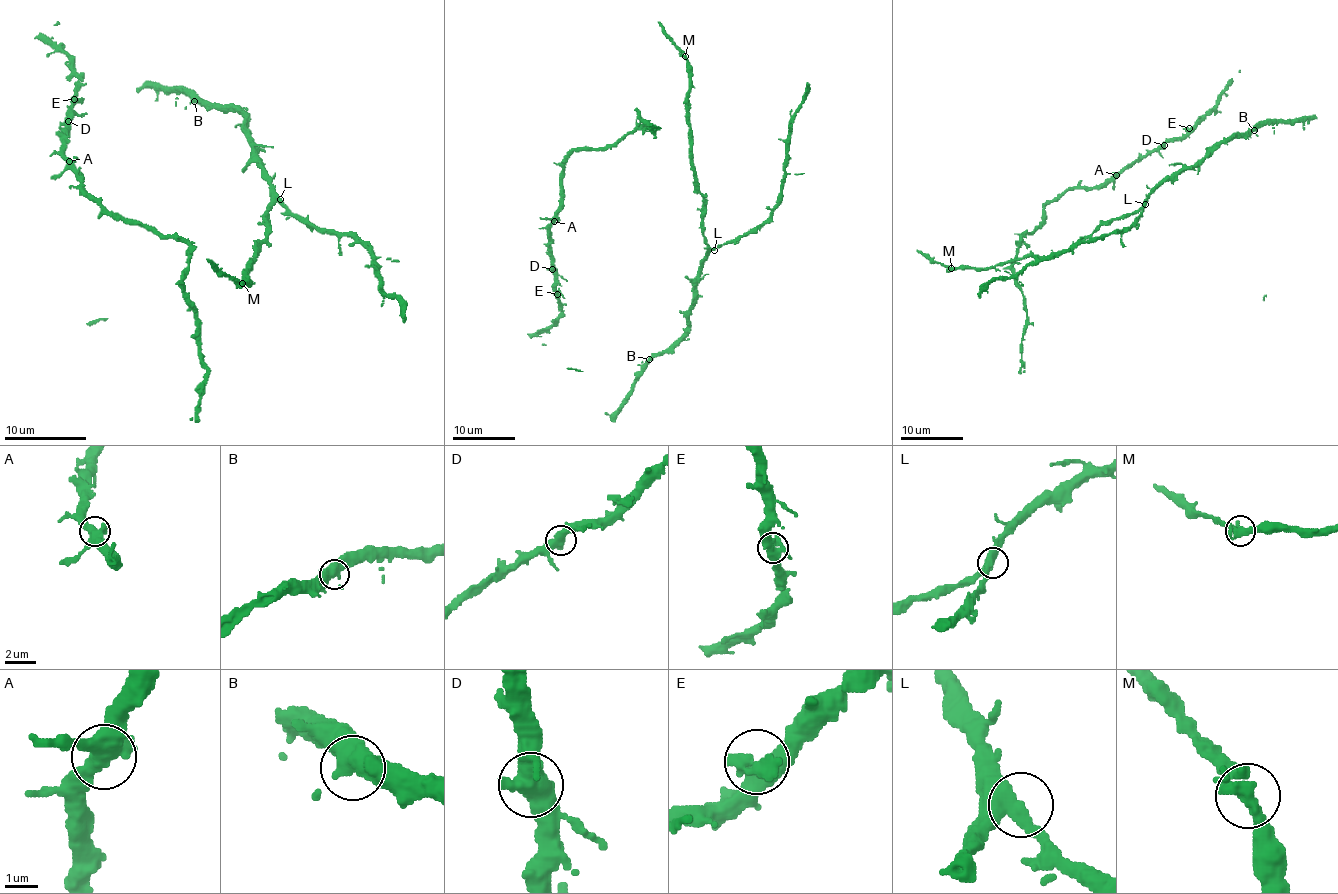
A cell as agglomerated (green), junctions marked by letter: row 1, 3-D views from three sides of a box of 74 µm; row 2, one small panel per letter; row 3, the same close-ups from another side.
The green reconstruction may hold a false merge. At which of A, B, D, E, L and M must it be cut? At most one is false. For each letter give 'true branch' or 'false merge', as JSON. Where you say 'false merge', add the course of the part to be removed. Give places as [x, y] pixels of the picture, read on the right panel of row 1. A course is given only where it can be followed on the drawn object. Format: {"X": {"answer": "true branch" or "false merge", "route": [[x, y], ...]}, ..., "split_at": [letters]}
{"A": {"answer": "true branch"}, "B": {"answer": "true branch"}, "D": {"answer": "true branch"}, "E": {"answer": "true branch"}, "L": {"answer": "true branch"}, "M": {"answer": "true branch"}, "split_at": []}

